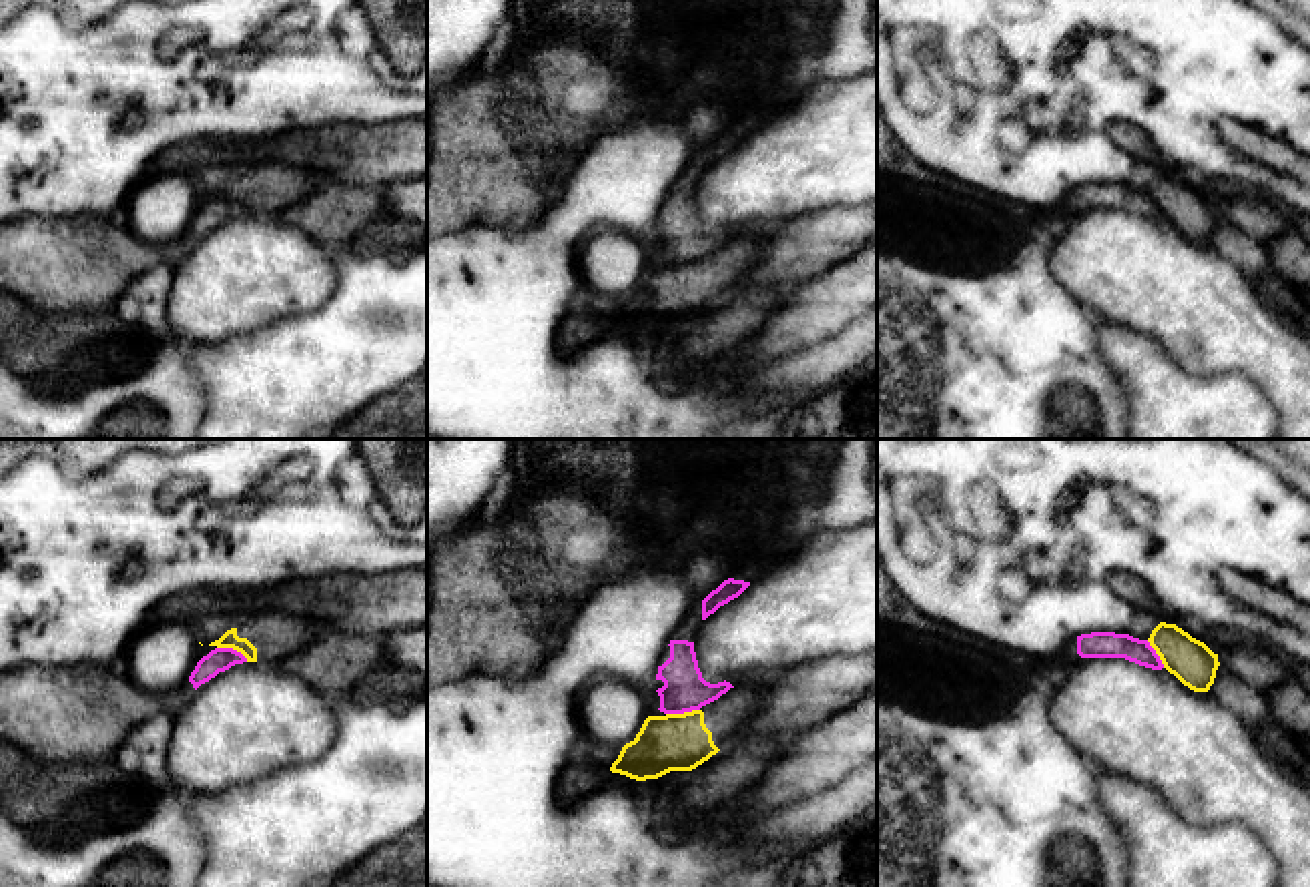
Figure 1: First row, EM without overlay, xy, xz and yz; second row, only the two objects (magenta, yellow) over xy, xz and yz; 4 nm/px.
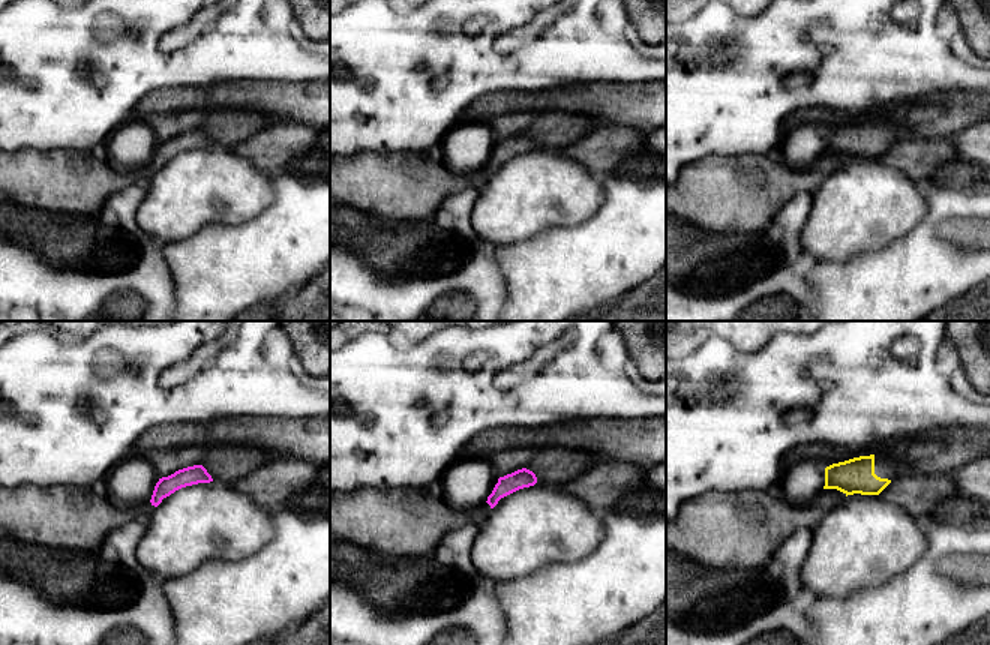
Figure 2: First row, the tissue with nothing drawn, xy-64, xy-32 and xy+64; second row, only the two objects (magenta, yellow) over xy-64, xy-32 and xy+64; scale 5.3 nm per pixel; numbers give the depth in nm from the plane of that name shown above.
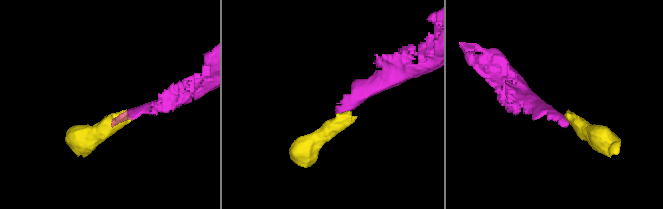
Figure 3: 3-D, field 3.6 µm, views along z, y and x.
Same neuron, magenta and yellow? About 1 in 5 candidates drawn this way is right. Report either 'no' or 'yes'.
no

